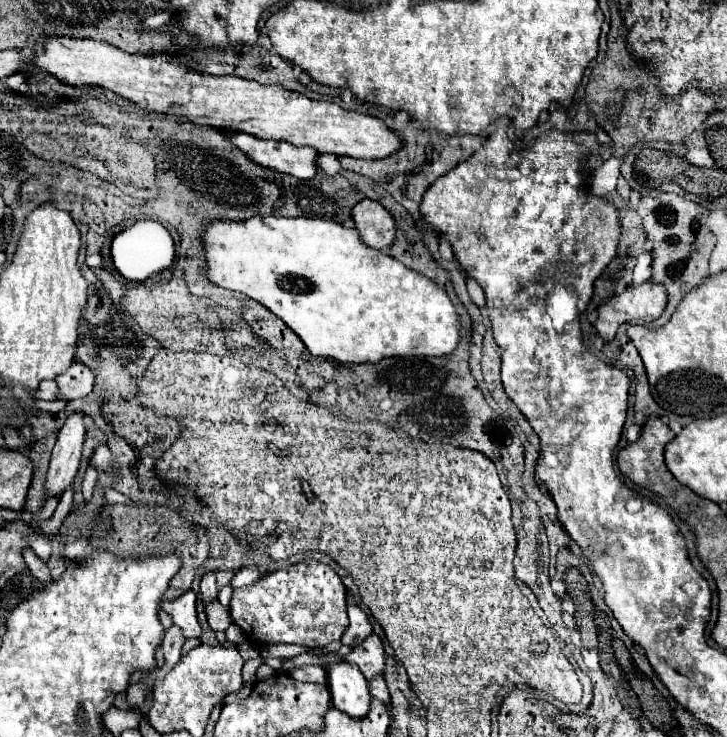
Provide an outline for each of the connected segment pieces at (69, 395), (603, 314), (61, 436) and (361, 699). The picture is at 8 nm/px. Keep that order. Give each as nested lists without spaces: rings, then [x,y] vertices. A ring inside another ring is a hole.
[[[74,361],[62,375],[56,377],[56,383],[62,389],[62,399],[70,401],[86,397],[92,391],[94,379],[96,375],[88,365],[84,365],[82,361]]]
[[[646,281],[642,285],[630,285],[598,309],[596,331],[604,341],[612,341],[622,323],[630,319],[652,321],[662,315],[664,307],[666,287],[662,283]]]
[[[74,411],[68,415],[64,427],[58,431],[58,439],[52,451],[52,461],[46,477],[46,497],[60,497],[74,481],[80,465],[80,453],[86,439],[84,413]]]
[[[334,661],[326,669],[328,685],[332,693],[332,703],[350,717],[364,717],[370,707],[370,693],[366,677],[356,665],[346,661]]]

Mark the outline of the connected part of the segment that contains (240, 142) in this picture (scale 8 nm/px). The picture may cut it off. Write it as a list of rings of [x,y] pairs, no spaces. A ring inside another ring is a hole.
[[[234,133],[232,143],[242,149],[254,163],[298,179],[312,179],[318,171],[318,151],[306,145],[296,147],[288,141],[258,139],[248,133]]]

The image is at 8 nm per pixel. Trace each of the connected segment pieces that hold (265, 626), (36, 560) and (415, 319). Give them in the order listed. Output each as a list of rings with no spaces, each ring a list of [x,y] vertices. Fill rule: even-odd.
[[[314,559],[262,575],[248,587],[234,589],[230,617],[250,639],[262,643],[294,643],[310,649],[338,641],[348,625],[346,587],[330,565]]]
[[[26,549],[26,551],[24,551],[24,561],[26,561],[30,573],[32,573],[38,581],[50,581],[50,569],[48,569],[48,565],[46,565],[32,549]]]
[[[254,217],[248,221],[212,221],[210,225],[206,225],[206,233],[204,233],[204,247],[206,247],[206,259],[208,259],[208,275],[210,281],[214,281],[220,287],[232,289],[232,291],[240,291],[252,299],[256,299],[258,303],[262,303],[264,307],[268,307],[272,313],[276,313],[306,345],[306,349],[312,355],[318,357],[330,357],[342,363],[378,363],[386,357],[442,357],[442,355],[450,355],[458,343],[460,343],[460,329],[462,329],[462,321],[460,315],[456,313],[450,297],[446,295],[446,291],[434,283],[432,279],[424,277],[422,273],[414,273],[414,269],[408,269],[402,261],[382,253],[382,251],[374,251],[372,247],[368,247],[362,239],[360,233],[356,229],[346,229],[340,223],[334,221],[324,221],[324,219],[304,219],[304,217],[296,217],[296,219],[282,219],[282,217]]]

